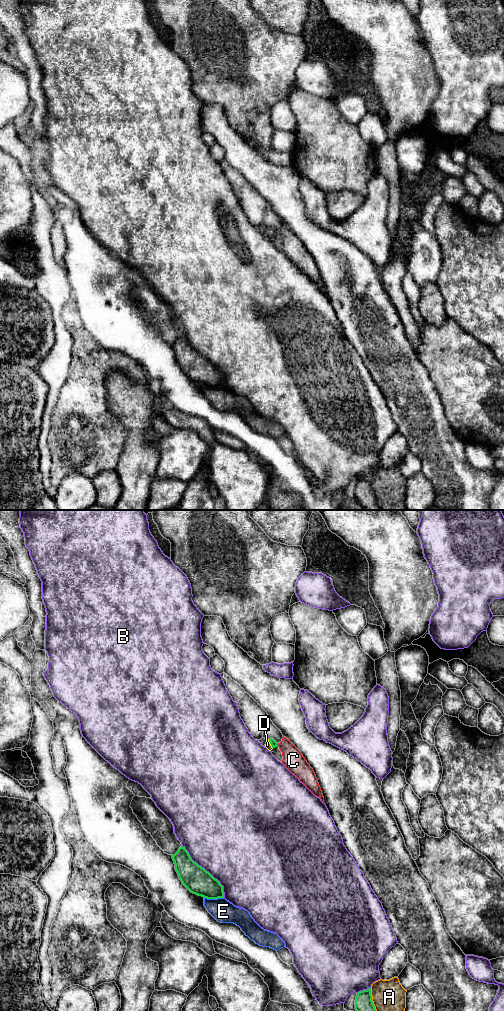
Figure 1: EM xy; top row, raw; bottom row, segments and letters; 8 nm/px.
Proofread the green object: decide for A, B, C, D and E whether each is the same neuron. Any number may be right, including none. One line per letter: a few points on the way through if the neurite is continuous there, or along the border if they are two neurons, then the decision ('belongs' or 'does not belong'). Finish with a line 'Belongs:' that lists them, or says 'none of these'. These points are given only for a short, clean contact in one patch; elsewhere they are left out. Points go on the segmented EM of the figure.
A: does not belong
B: does not belong
C: does not belong
D: across xy (273, 743), (270, 743), (267, 745) | belongs
E: does not belong
Belongs: D

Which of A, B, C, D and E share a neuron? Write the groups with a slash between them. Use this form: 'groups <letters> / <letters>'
groups A / B / C / D / E

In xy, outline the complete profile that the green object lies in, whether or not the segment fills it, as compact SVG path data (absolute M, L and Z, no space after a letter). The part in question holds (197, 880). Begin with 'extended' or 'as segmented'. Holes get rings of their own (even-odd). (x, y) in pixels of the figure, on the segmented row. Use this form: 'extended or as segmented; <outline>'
as segmented; M181 846L172 859L179 879L191 893L207 899L224 898L220 882L194 862L185 847Z

